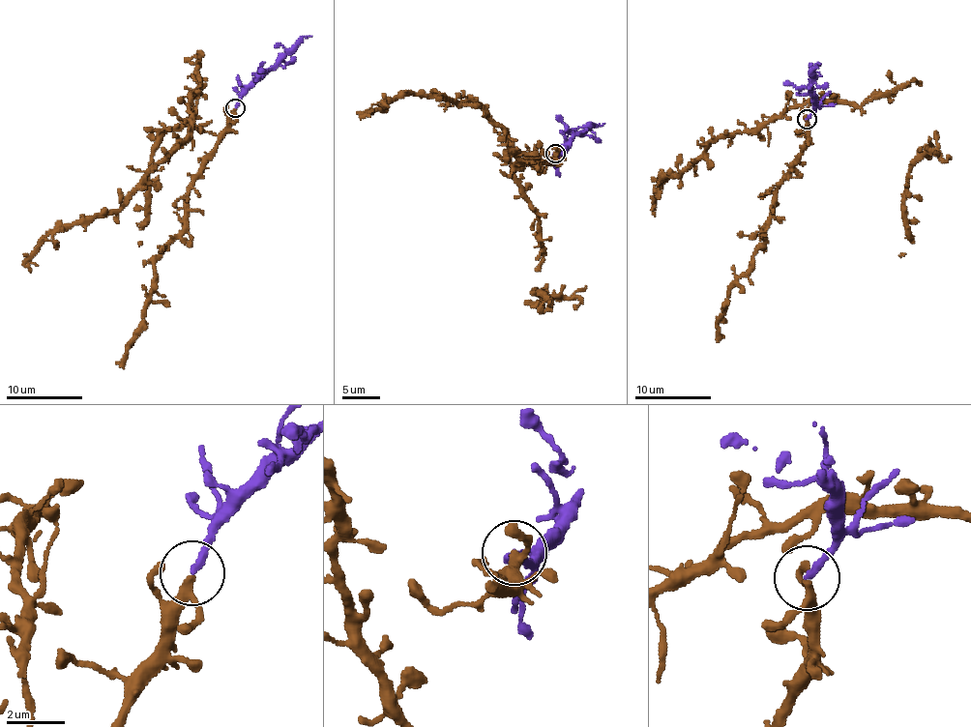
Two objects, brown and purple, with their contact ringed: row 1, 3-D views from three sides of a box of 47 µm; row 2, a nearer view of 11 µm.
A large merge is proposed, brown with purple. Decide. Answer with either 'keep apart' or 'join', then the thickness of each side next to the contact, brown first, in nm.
join; 240 nm thick on the brown side, 240 nm on the other

